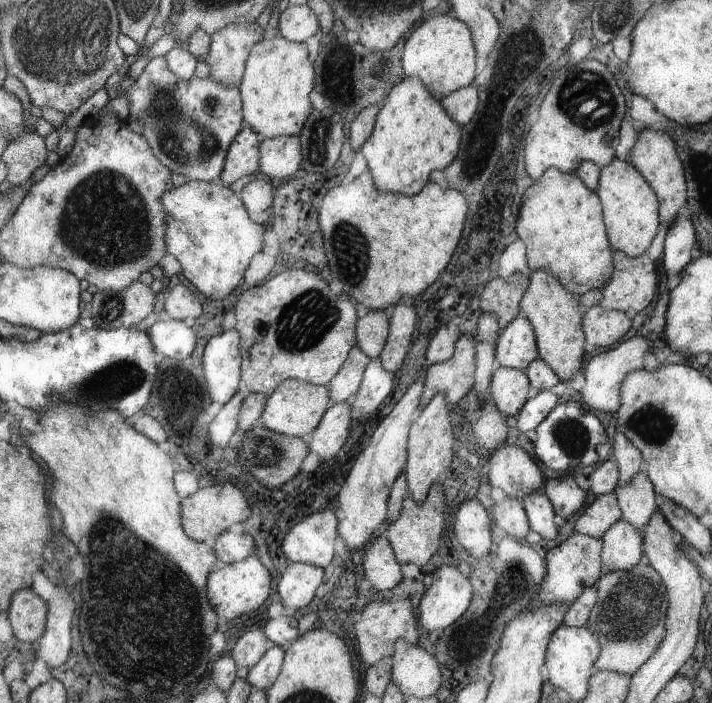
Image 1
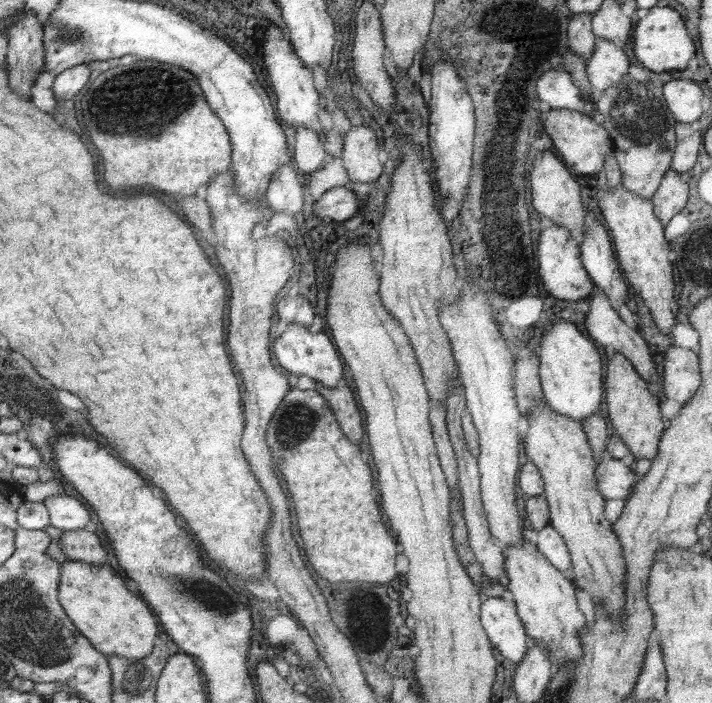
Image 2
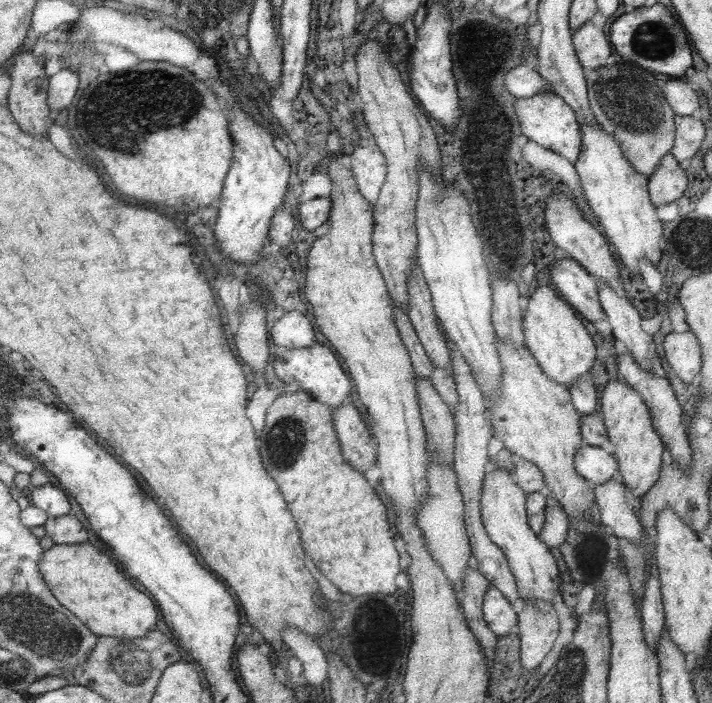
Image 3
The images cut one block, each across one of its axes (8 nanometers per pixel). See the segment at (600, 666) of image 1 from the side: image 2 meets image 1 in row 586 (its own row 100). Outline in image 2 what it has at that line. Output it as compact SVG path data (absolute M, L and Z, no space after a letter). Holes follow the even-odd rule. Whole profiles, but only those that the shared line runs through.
M625 74L619 84L599 92L593 106L599 124L611 136L615 164L621 170L621 186L645 200L651 200L651 196L655 196L657 188L661 186L663 176L671 170L673 154L677 148L677 122L667 108L659 86L653 86L649 80L637 82Z

